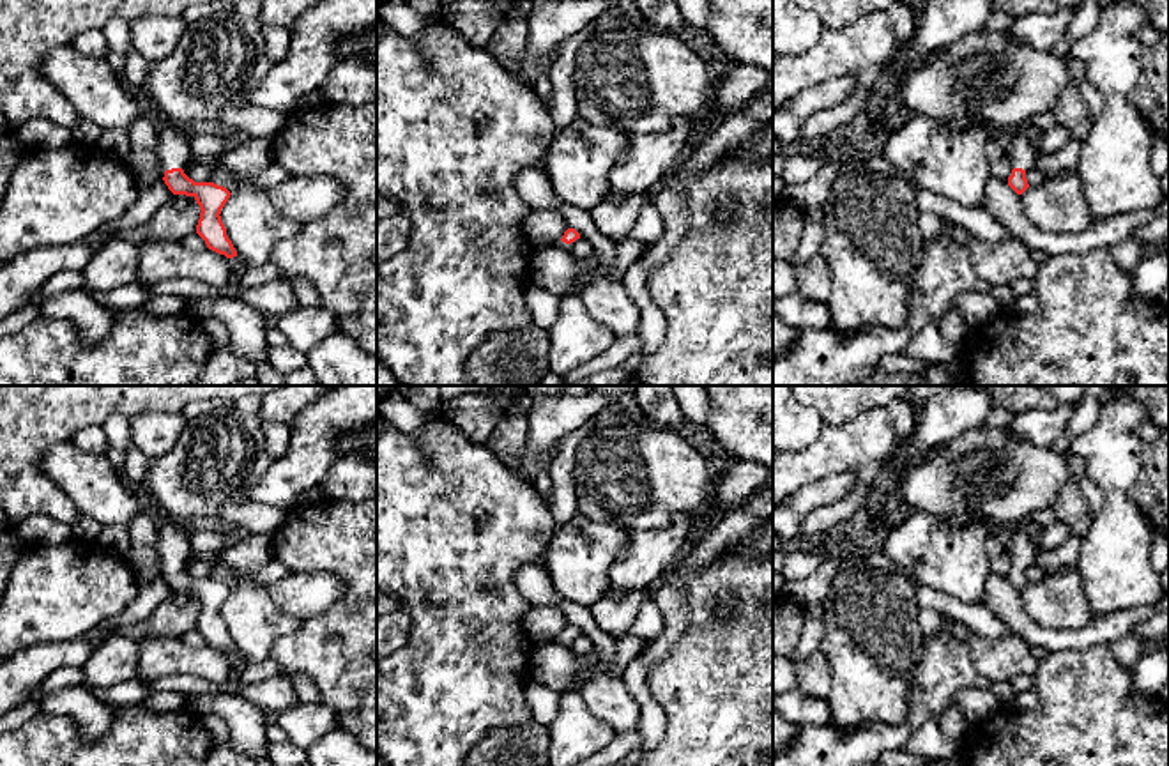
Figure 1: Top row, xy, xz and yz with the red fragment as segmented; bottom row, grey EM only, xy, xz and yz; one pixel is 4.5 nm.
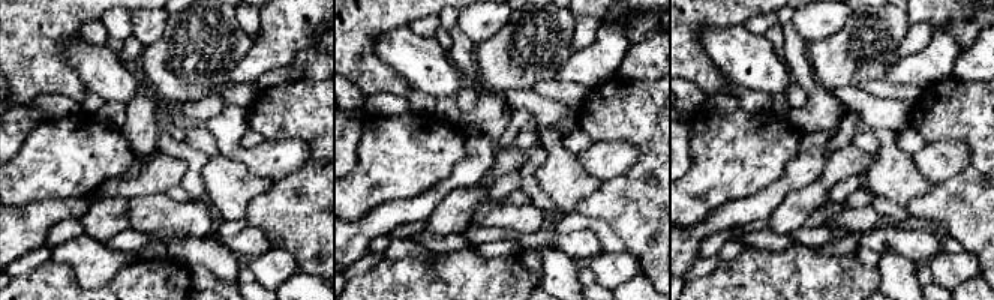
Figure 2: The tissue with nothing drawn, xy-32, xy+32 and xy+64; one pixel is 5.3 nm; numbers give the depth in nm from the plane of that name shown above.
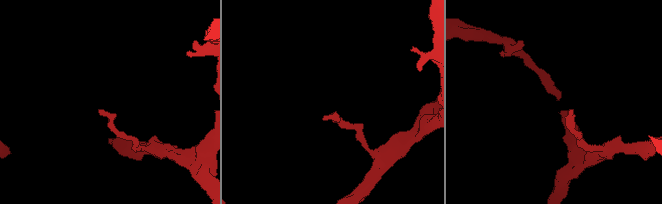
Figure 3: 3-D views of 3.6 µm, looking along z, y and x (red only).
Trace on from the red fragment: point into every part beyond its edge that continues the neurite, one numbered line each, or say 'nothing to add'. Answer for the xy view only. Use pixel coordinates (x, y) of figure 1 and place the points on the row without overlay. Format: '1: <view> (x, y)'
1: xy (174, 542)

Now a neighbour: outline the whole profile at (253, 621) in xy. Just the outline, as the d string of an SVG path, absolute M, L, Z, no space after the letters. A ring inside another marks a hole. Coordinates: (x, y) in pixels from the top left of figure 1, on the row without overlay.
M233 568L232 571L237 577L237 587L230 591L219 612L226 624L226 632L237 647L237 653L244 658L246 663L258 663L269 658L272 646L281 637L294 633L301 621L281 612L262 586L242 580L239 571Z

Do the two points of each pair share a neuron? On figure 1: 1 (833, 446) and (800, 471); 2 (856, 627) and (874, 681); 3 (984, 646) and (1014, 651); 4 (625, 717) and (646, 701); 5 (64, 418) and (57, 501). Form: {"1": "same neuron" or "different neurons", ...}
{"1": "same neuron", "2": "same neuron", "3": "same neuron", "4": "different neurons", "5": "same neuron"}

